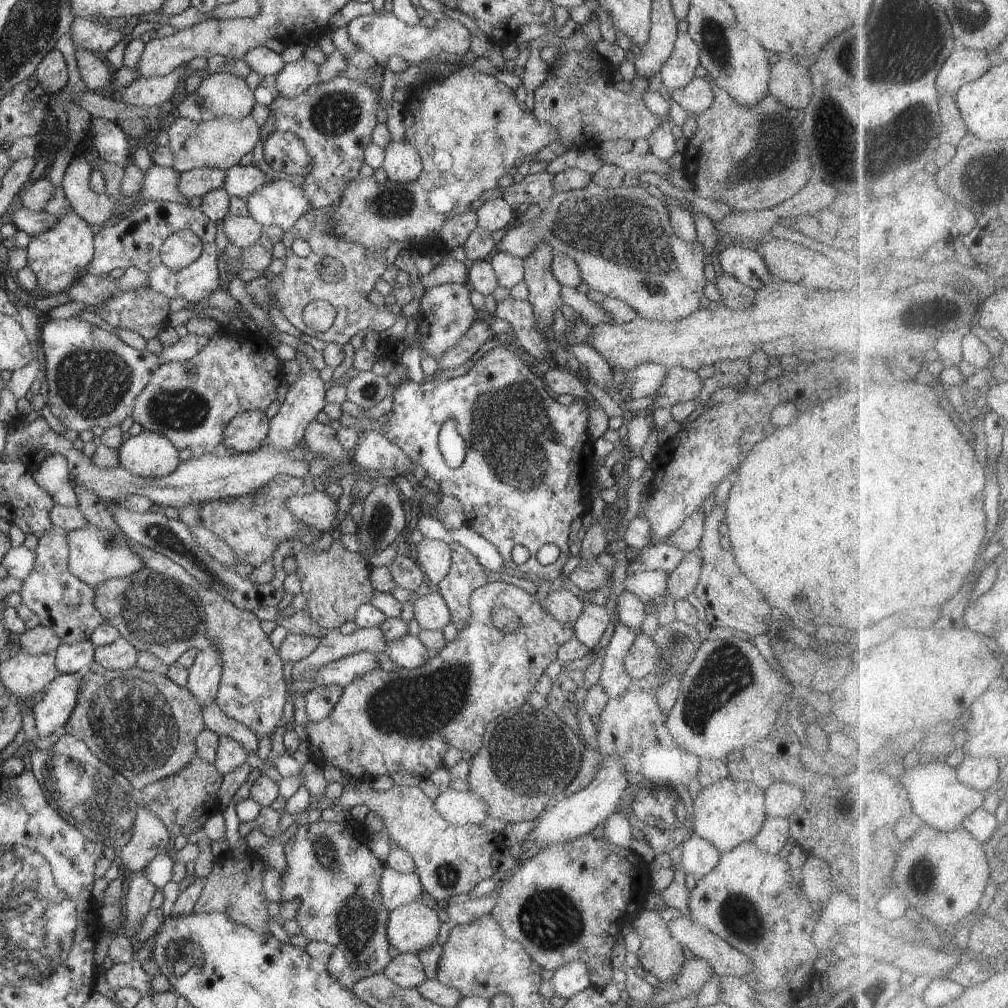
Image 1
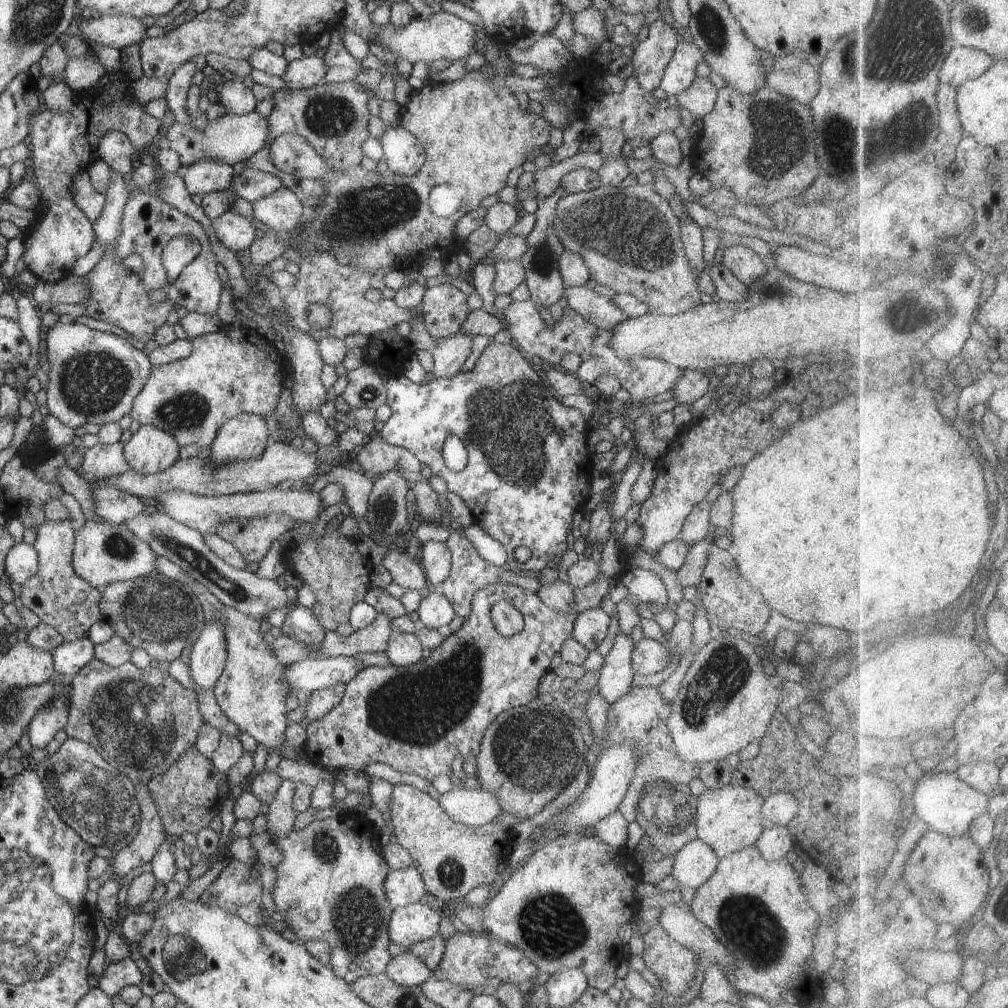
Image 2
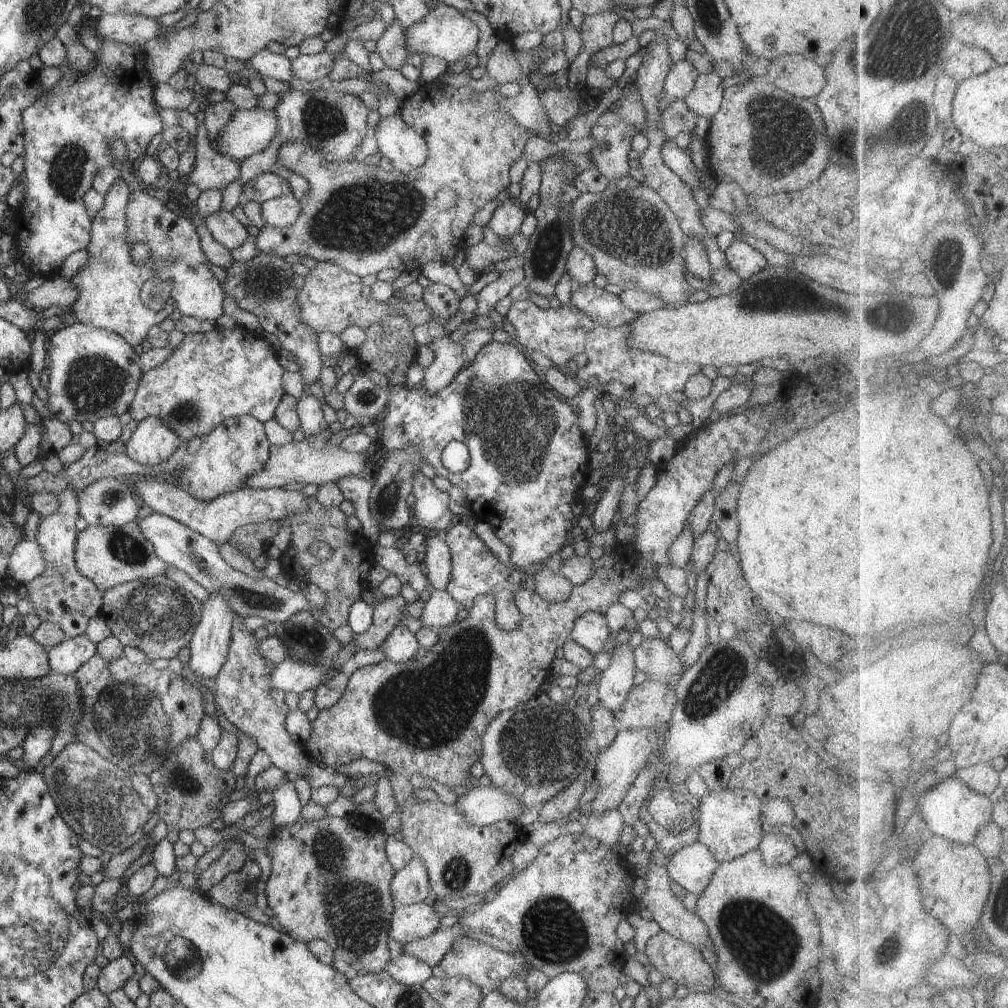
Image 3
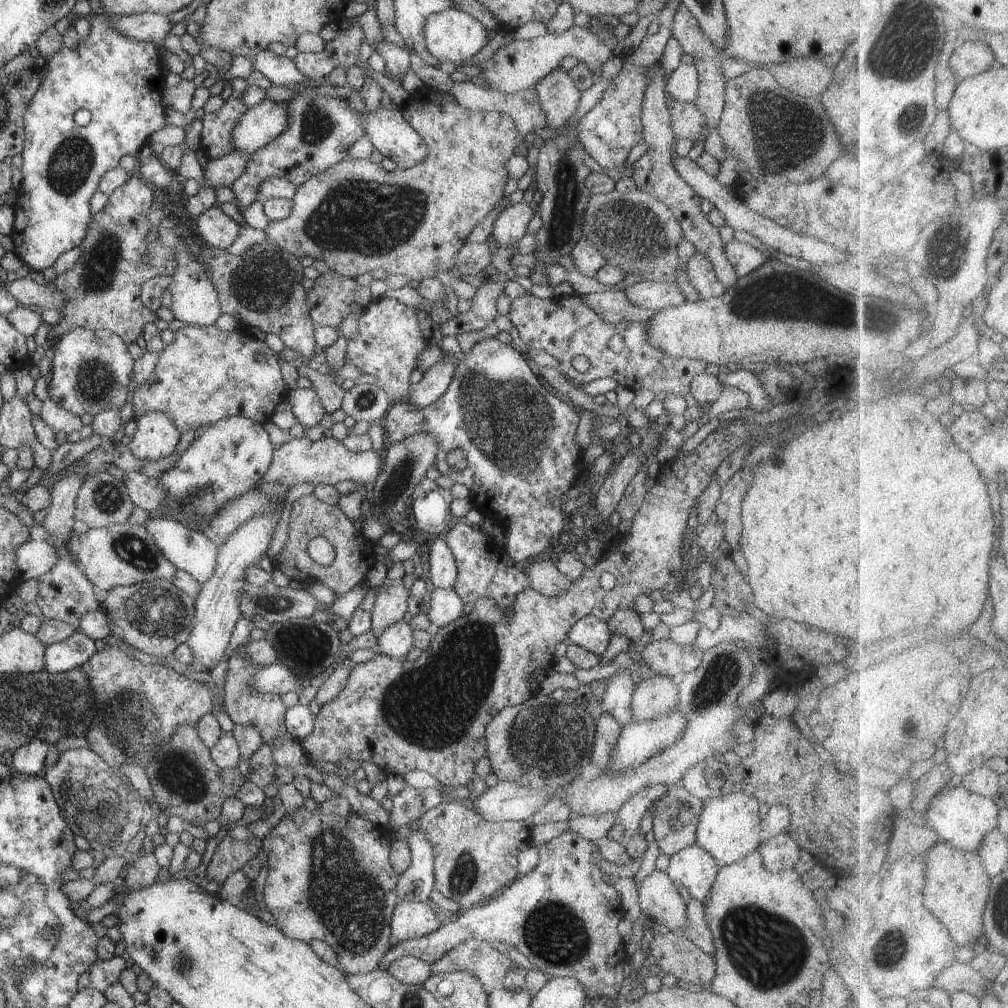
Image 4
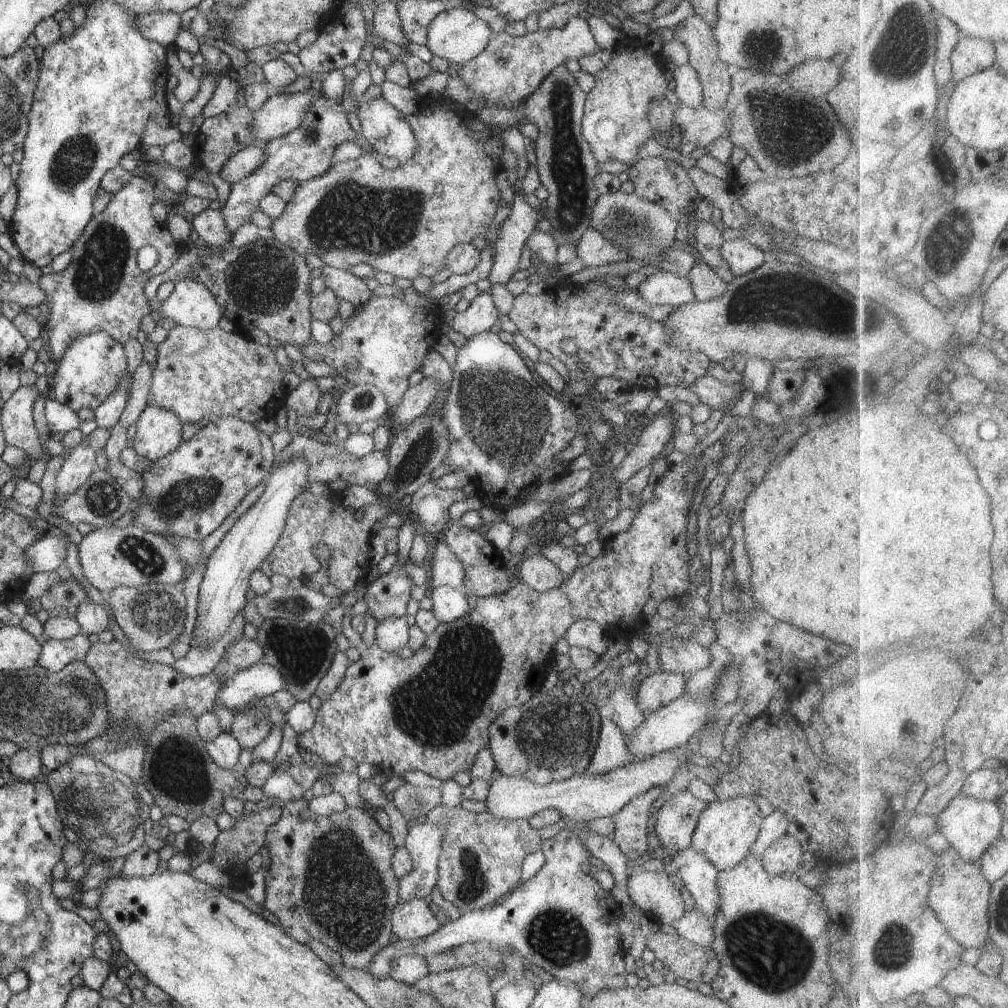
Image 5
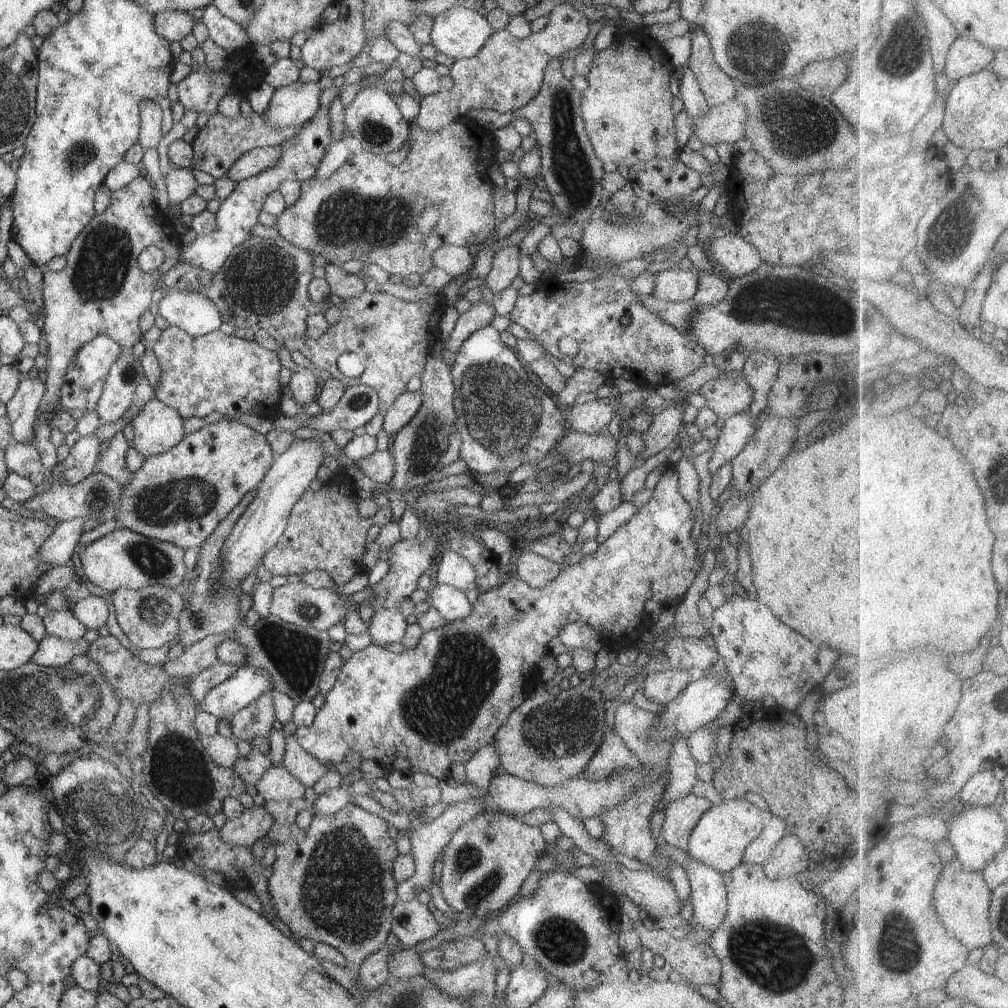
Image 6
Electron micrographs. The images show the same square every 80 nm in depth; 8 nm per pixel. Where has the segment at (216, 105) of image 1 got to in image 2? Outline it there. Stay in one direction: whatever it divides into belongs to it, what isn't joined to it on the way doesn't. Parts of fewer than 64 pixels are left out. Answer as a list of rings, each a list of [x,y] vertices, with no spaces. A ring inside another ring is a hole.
[[[242,80],[225,81],[224,84],[215,87],[220,95],[220,103],[224,104],[231,114],[244,115],[253,112],[256,108],[257,99],[250,88],[247,88]]]

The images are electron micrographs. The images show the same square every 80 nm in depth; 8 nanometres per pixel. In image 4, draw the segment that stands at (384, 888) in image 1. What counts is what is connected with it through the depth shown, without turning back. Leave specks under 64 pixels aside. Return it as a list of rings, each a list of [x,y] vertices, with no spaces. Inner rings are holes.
[[[414,829],[409,838],[403,839],[411,852],[410,868],[400,875],[396,886],[396,893],[400,902],[423,902],[429,901],[435,891],[434,879],[434,848],[426,834],[420,834]]]

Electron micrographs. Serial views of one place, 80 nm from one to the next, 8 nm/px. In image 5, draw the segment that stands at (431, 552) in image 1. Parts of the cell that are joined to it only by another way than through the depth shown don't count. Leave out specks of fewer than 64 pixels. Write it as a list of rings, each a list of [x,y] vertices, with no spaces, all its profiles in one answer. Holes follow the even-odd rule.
[[[441,538],[434,548],[430,580],[434,587],[447,585],[452,589],[462,589],[466,580],[464,564],[448,549]]]

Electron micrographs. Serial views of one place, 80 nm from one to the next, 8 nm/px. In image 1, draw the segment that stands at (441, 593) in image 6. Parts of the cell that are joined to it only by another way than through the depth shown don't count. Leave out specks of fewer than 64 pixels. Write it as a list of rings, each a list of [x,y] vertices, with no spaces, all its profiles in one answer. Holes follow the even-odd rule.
[[[437,591],[418,596],[414,601],[413,611],[420,628],[427,631],[440,631],[450,623],[449,608]]]

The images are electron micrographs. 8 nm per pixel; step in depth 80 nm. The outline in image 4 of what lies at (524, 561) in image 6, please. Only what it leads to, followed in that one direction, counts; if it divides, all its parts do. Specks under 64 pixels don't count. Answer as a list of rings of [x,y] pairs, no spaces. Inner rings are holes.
[[[547,556],[530,560],[522,569],[530,578],[530,587],[543,596],[564,594],[572,586],[572,582],[561,574]]]

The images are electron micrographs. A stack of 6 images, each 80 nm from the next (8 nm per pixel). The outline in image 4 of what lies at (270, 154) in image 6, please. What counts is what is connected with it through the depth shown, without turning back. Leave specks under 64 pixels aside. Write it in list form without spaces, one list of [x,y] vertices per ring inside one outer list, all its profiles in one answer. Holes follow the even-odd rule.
[[[233,151],[224,158],[216,158],[216,160],[207,160],[201,157],[204,178],[206,184],[212,189],[222,187],[232,187],[232,184],[246,171],[248,162],[250,162],[250,154],[244,152]]]

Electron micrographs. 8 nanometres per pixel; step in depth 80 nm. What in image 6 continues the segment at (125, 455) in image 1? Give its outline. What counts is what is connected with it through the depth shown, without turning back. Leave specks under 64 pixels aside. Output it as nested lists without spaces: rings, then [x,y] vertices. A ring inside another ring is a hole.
[[[152,398],[131,422],[134,427],[134,449],[144,458],[163,454],[182,442],[186,434],[184,419],[158,400]]]

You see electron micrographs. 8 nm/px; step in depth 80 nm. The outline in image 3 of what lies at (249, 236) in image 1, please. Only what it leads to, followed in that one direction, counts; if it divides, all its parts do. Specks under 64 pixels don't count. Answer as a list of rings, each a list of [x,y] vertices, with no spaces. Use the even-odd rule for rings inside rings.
[[[218,210],[218,212],[204,216],[204,218],[206,218],[206,222],[204,222],[206,230],[212,234],[212,238],[220,246],[232,251],[248,240],[247,227],[230,212]]]

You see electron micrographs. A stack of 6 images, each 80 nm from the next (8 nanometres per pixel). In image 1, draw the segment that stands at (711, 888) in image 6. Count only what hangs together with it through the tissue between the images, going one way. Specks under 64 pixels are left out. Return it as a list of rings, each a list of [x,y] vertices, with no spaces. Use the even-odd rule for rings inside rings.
[[[694,832],[684,842],[682,873],[685,876],[693,874],[698,881],[715,867],[720,855],[721,852],[711,842]]]

